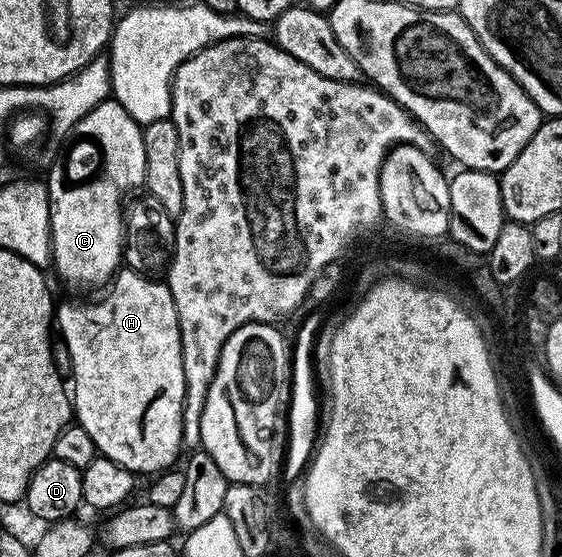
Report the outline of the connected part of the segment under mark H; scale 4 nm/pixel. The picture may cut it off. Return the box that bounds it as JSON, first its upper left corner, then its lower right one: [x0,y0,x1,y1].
[55,267,185,475]

